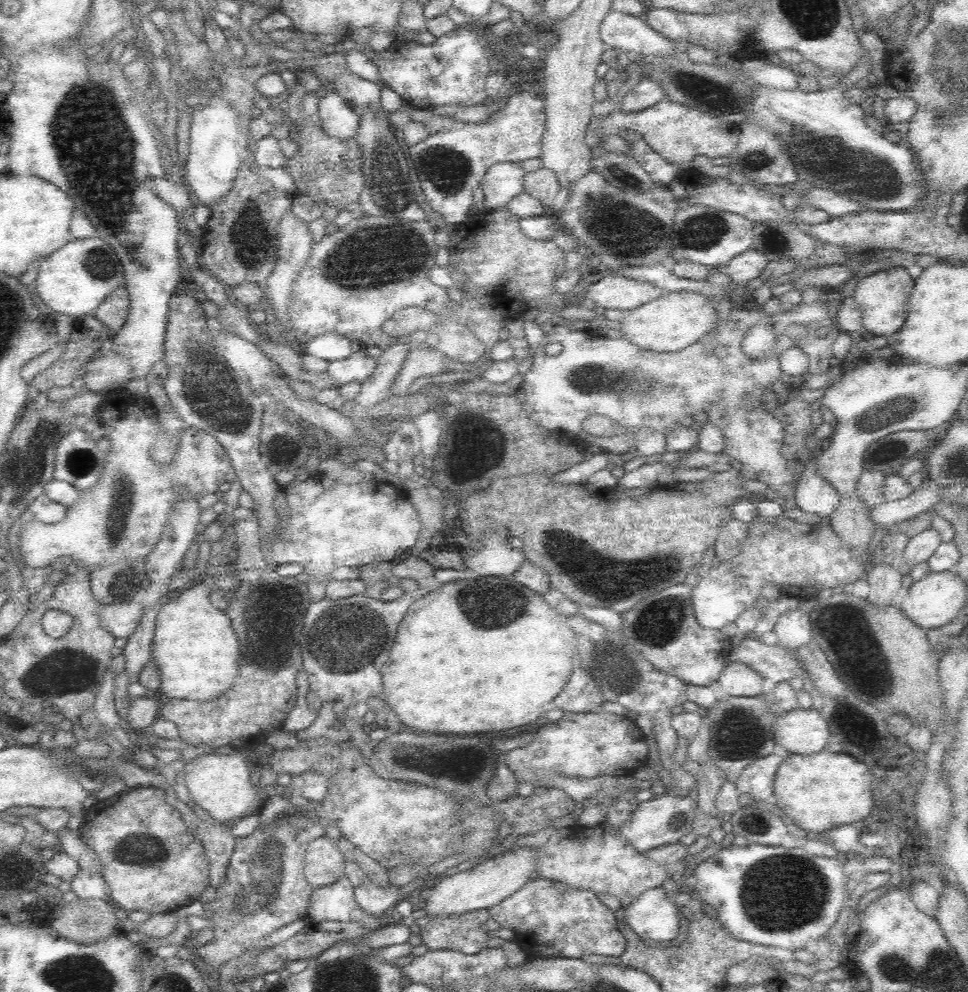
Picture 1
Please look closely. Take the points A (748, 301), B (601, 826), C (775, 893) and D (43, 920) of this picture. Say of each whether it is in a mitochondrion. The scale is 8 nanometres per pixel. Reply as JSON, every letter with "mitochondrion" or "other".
{"A":"other","B":"other","C":"mitochondrion","D":"other"}

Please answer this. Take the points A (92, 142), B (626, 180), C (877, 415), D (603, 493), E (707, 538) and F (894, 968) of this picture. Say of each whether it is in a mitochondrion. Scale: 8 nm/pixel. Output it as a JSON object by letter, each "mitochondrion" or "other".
{"A":"mitochondrion","B":"mitochondrion","C":"mitochondrion","D":"other","E":"other","F":"mitochondrion"}

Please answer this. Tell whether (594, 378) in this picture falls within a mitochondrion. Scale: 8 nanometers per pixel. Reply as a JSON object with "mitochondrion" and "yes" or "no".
{"mitochondrion":"yes"}

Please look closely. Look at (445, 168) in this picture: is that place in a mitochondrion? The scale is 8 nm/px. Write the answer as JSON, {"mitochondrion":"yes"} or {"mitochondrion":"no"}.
{"mitochondrion":"yes"}

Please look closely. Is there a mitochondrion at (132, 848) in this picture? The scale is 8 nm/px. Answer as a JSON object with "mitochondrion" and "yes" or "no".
{"mitochondrion":"yes"}

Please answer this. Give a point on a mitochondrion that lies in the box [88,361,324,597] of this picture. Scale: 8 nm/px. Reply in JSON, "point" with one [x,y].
{"point":[225,408]}

